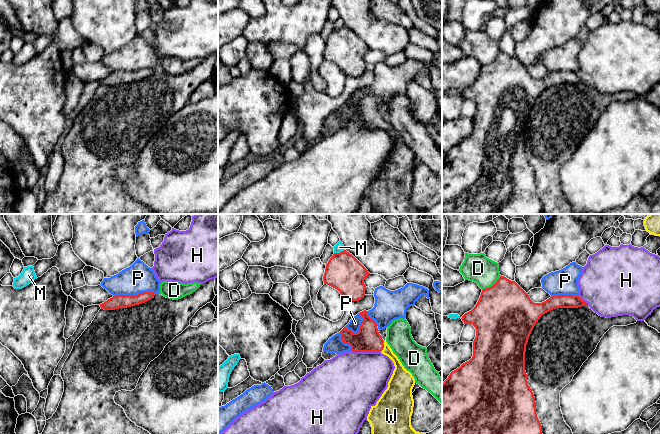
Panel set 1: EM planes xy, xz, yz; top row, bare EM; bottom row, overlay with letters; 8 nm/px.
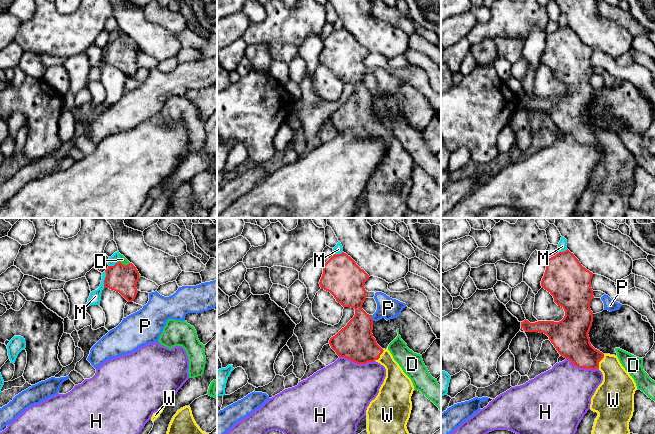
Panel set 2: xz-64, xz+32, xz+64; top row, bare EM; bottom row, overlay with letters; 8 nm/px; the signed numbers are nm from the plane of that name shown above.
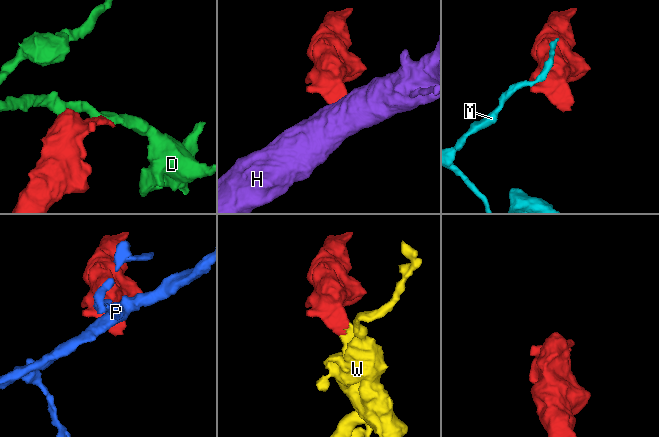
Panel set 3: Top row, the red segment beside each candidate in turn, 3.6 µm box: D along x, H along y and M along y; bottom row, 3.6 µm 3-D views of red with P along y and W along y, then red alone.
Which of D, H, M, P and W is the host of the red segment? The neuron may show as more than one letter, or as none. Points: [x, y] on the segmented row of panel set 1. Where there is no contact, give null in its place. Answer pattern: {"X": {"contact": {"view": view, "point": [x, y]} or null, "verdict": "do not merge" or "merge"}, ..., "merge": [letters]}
{"D": {"contact": {"view": "yz", "point": [493, 285]}, "verdict": "do not merge"}, "H": {"contact": {"view": "xz", "point": [366, 351]}, "verdict": "do not merge"}, "M": {"contact": {"view": "xz", "point": [340, 252]}, "verdict": "do not merge"}, "P": {"contact": {"view": "xy", "point": [134, 295]}, "verdict": "do not merge"}, "W": {"contact": {"view": "xz", "point": [383, 346]}, "verdict": "merge"}, "merge": ["W"]}

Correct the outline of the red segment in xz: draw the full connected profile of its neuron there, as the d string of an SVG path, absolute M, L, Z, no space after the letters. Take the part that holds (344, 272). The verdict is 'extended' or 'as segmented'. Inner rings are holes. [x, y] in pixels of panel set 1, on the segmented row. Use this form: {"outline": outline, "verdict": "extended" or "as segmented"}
{"outline": "M344 250L340 253L334 253L329 259L323 281L324 284L337 289L346 301L359 301L365 296L364 280L369 274L368 270L352 254Z", "verdict": "as segmented"}

